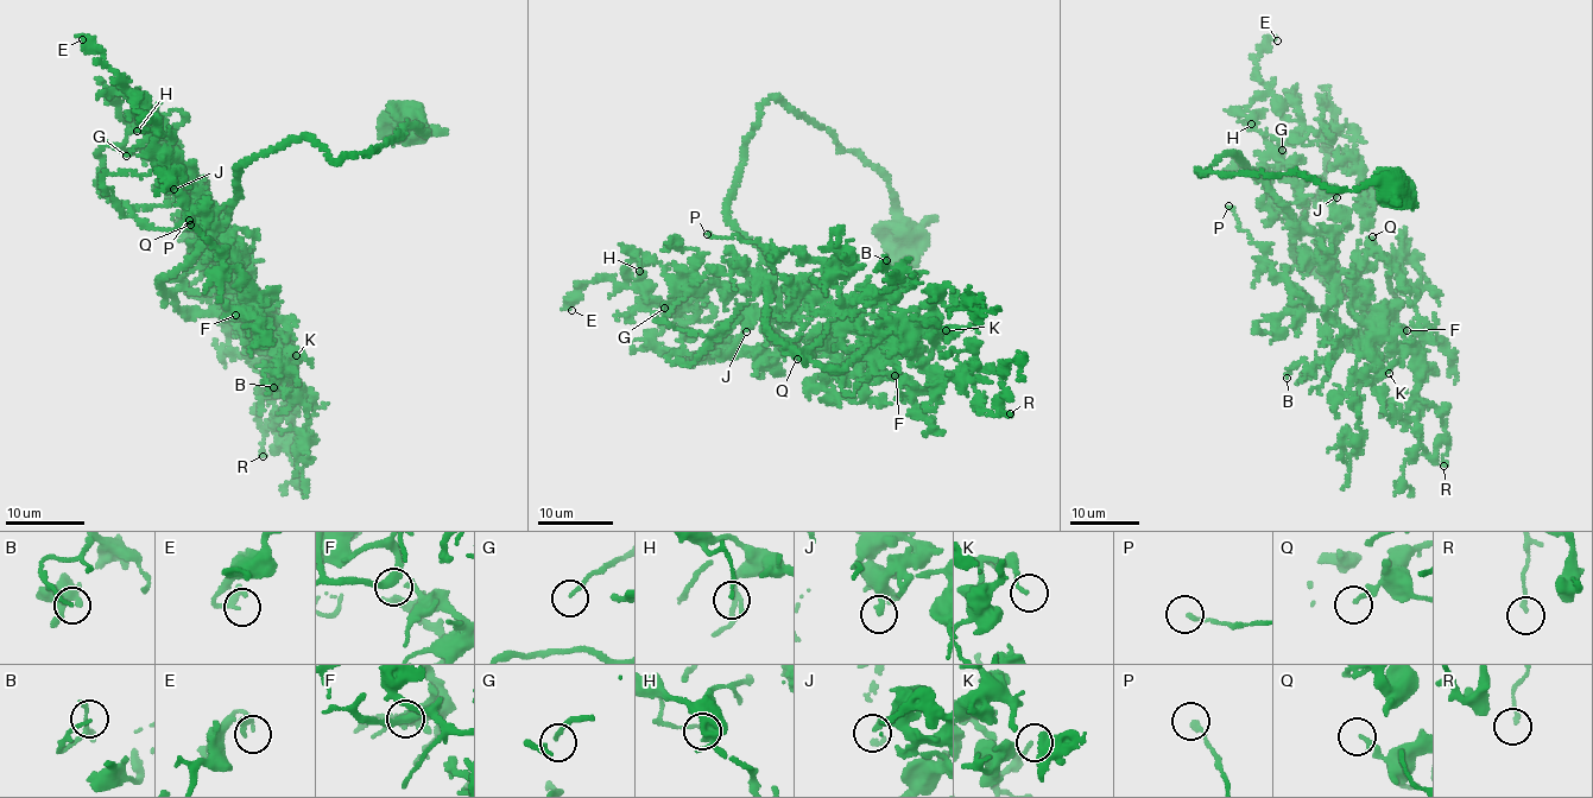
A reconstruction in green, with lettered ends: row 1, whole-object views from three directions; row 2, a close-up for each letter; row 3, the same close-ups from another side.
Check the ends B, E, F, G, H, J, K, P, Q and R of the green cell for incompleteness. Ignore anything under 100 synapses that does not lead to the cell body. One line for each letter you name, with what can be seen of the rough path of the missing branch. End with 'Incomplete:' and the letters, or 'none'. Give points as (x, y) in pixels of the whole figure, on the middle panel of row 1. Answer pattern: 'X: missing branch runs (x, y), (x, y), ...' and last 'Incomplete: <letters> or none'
Incomplete: none

